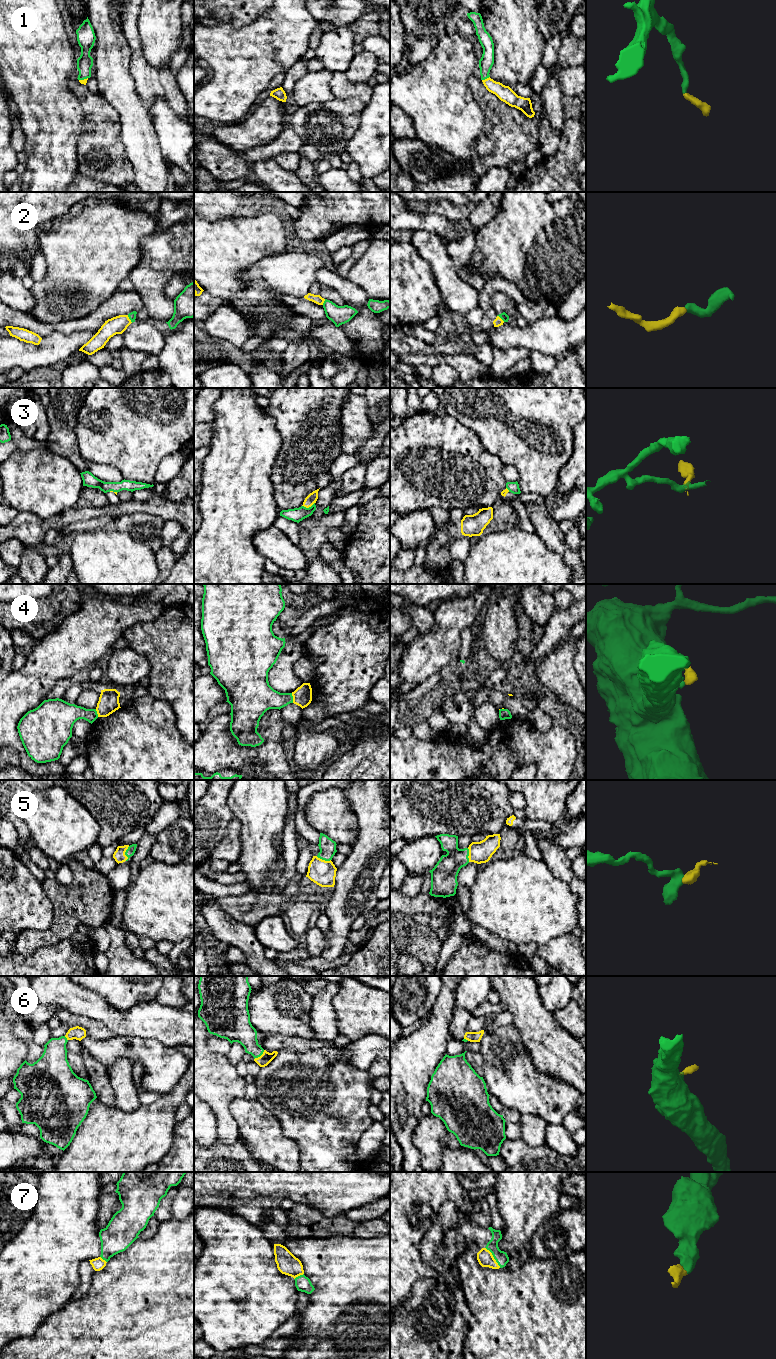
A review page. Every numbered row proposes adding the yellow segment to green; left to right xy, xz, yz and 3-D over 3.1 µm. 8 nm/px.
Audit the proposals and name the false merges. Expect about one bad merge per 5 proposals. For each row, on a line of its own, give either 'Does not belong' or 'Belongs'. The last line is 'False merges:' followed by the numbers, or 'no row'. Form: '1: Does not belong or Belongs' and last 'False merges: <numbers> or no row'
1: Belongs
2: Belongs
3: Does not belong
4: Does not belong
5: Belongs
6: Belongs
7: Belongs
False merges: 3, 4

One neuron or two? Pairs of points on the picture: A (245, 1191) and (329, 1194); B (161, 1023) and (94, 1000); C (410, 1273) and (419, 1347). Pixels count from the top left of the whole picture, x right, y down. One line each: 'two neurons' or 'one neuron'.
A: one neuron
B: one neuron
C: two neurons

